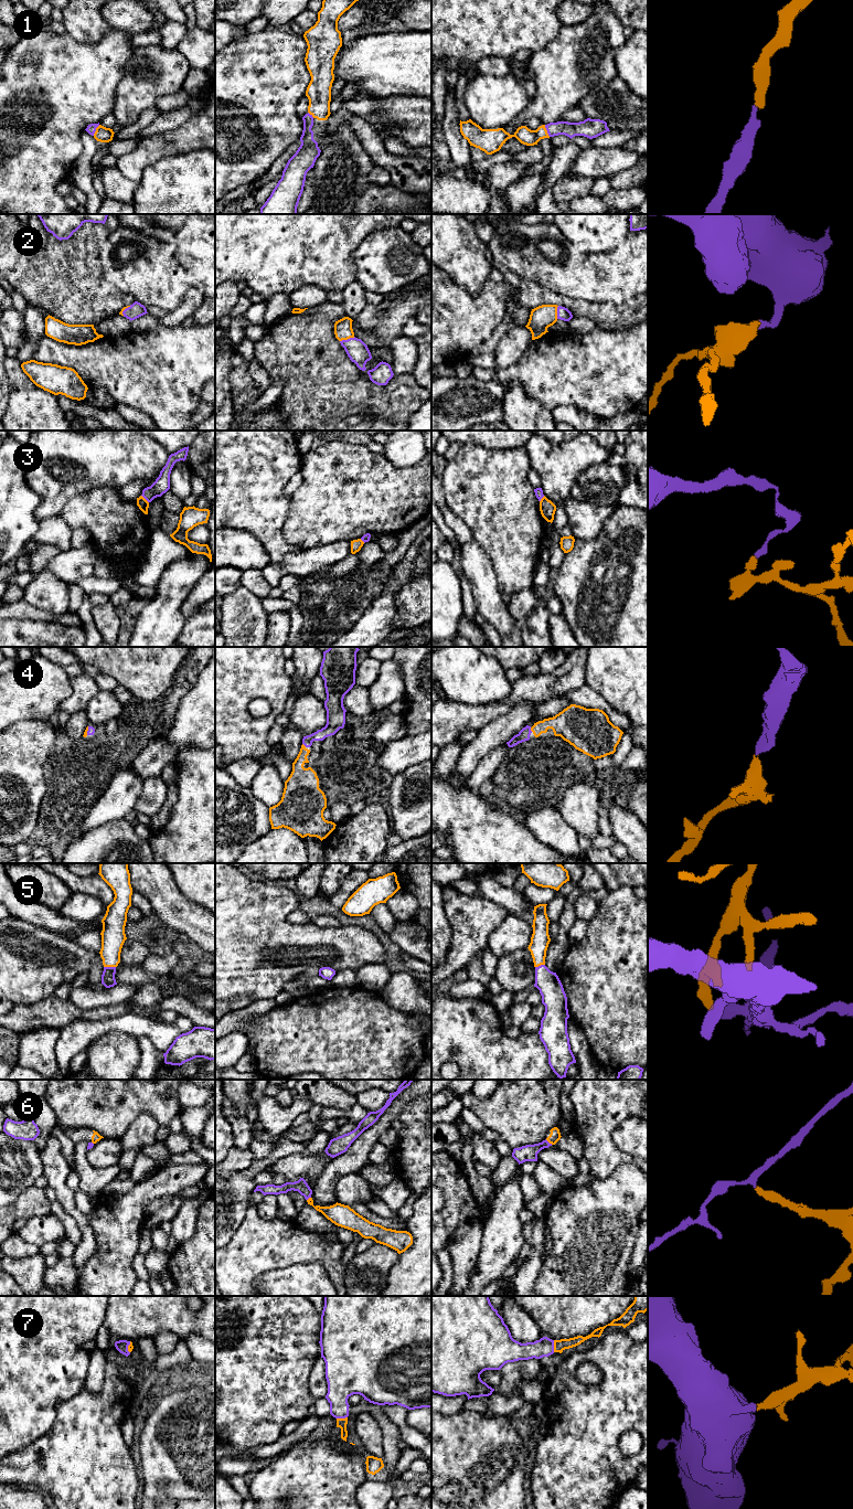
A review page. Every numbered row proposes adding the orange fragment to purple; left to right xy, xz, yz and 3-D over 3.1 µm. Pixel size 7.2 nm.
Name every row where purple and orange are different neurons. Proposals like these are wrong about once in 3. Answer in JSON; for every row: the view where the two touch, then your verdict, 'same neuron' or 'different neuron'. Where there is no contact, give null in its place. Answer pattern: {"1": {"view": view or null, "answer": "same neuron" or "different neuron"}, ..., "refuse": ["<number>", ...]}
{"1": {"view": "yz", "answer": "same neuron"}, "2": {"view": "xz", "answer": "same neuron"}, "3": {"view": "xy", "answer": "different neuron"}, "4": {"view": "yz", "answer": "same neuron"}, "5": {"view": "xy", "answer": "same neuron"}, "6": {"view": "yz", "answer": "different neuron"}, "7": {"view": "yz", "answer": "same neuron"}, "refuse": ["3", "6"]}

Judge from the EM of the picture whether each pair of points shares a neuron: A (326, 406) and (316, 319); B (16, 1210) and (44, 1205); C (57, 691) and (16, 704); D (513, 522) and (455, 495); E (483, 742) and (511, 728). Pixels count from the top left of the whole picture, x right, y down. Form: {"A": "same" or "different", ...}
{"A": "same", "B": "same", "C": "same", "D": "same", "E": "same"}

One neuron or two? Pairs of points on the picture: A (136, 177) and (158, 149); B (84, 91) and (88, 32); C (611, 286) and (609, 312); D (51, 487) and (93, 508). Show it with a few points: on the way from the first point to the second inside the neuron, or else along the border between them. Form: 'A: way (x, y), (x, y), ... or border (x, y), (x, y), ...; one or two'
A: way (136, 169), (150, 153); one
B: border (109, 29), (93, 43), (77, 42), (66, 33); two
C: border (636, 296), (620, 304), (584, 300); two
D: border (96, 488), (74, 496), (59, 514); two

